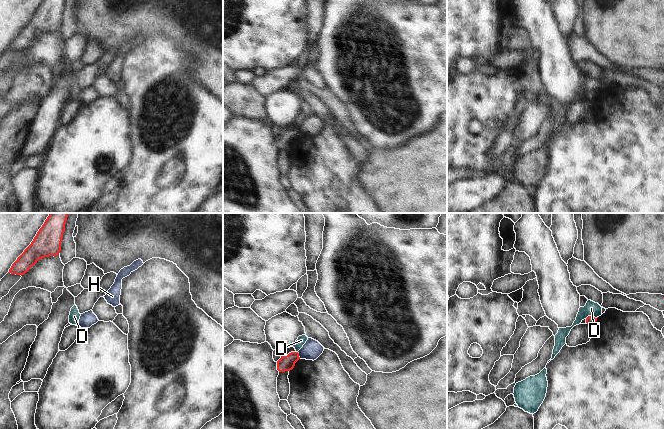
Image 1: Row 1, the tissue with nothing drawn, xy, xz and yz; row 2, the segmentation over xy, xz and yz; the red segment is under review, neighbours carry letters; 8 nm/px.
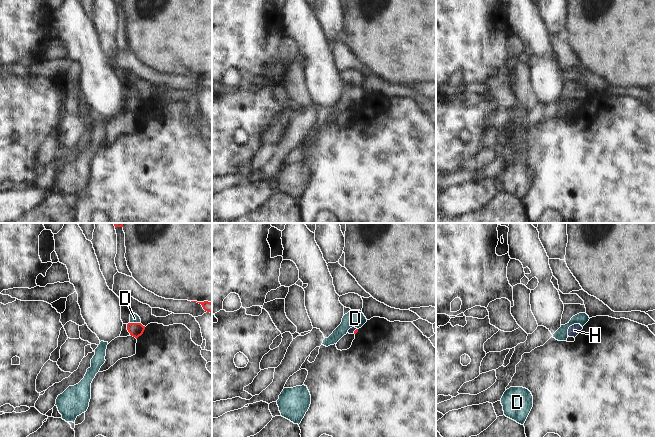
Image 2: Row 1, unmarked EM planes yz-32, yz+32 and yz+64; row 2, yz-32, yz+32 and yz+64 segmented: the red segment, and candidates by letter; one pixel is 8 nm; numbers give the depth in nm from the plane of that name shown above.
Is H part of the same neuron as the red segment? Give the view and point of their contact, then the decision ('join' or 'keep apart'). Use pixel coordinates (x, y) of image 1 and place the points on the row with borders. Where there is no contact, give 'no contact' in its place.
xz (298, 355) | keep apart

